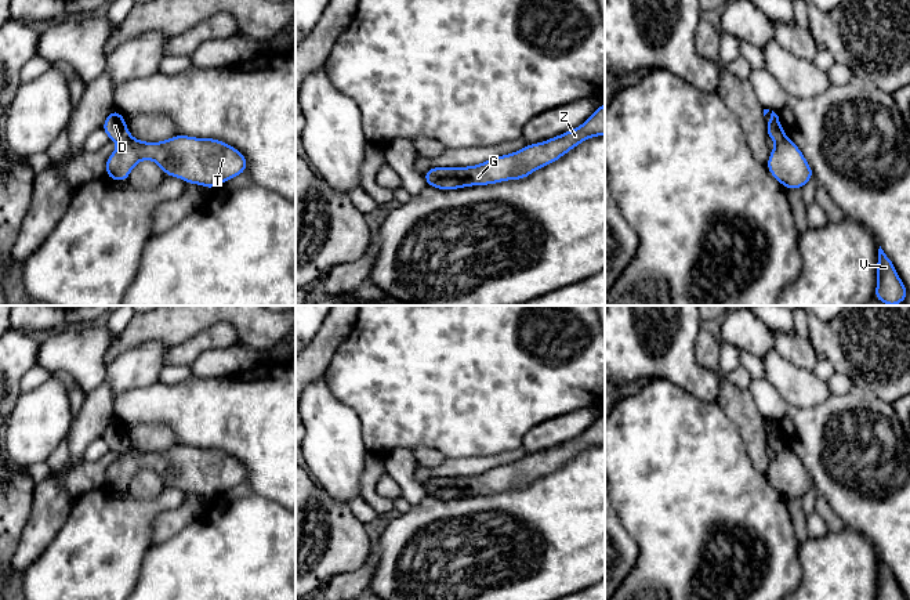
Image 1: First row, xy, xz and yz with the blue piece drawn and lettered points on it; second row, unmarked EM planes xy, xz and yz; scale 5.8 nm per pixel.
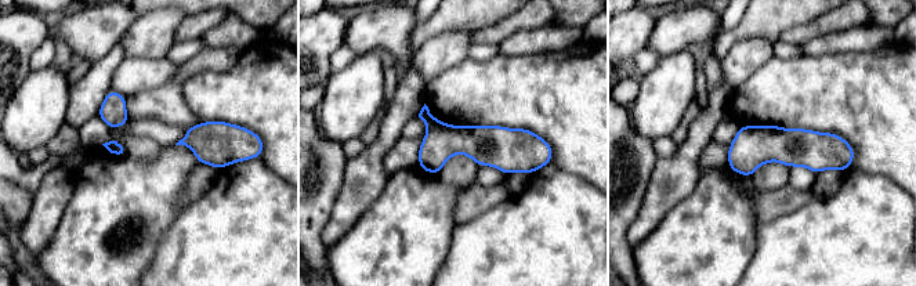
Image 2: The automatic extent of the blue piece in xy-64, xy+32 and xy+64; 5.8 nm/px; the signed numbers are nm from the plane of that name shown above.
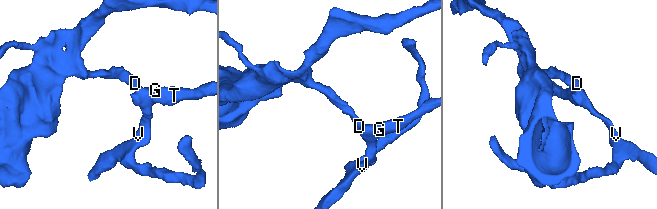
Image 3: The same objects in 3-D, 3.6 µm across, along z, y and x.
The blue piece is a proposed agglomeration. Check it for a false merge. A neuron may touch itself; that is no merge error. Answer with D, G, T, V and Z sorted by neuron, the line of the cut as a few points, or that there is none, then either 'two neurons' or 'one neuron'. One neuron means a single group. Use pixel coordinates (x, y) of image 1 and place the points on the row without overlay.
groups D / G T V Z; cut xy (130, 445), (119, 454); two neurons

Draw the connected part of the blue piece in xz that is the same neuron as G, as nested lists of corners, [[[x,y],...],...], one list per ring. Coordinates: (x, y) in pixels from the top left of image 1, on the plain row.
[[[605,412],[583,434],[570,441],[476,476],[431,477],[424,482],[424,489],[427,495],[441,500],[522,489],[597,445],[605,445]]]

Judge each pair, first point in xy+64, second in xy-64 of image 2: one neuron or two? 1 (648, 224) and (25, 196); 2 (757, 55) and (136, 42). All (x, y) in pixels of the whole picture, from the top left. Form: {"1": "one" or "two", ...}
{"1": "two", "2": "one"}

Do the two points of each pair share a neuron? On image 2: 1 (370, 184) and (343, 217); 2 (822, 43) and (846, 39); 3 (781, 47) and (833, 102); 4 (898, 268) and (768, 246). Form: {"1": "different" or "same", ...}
{"1": "same", "2": "same", "3": "different", "4": "same"}

